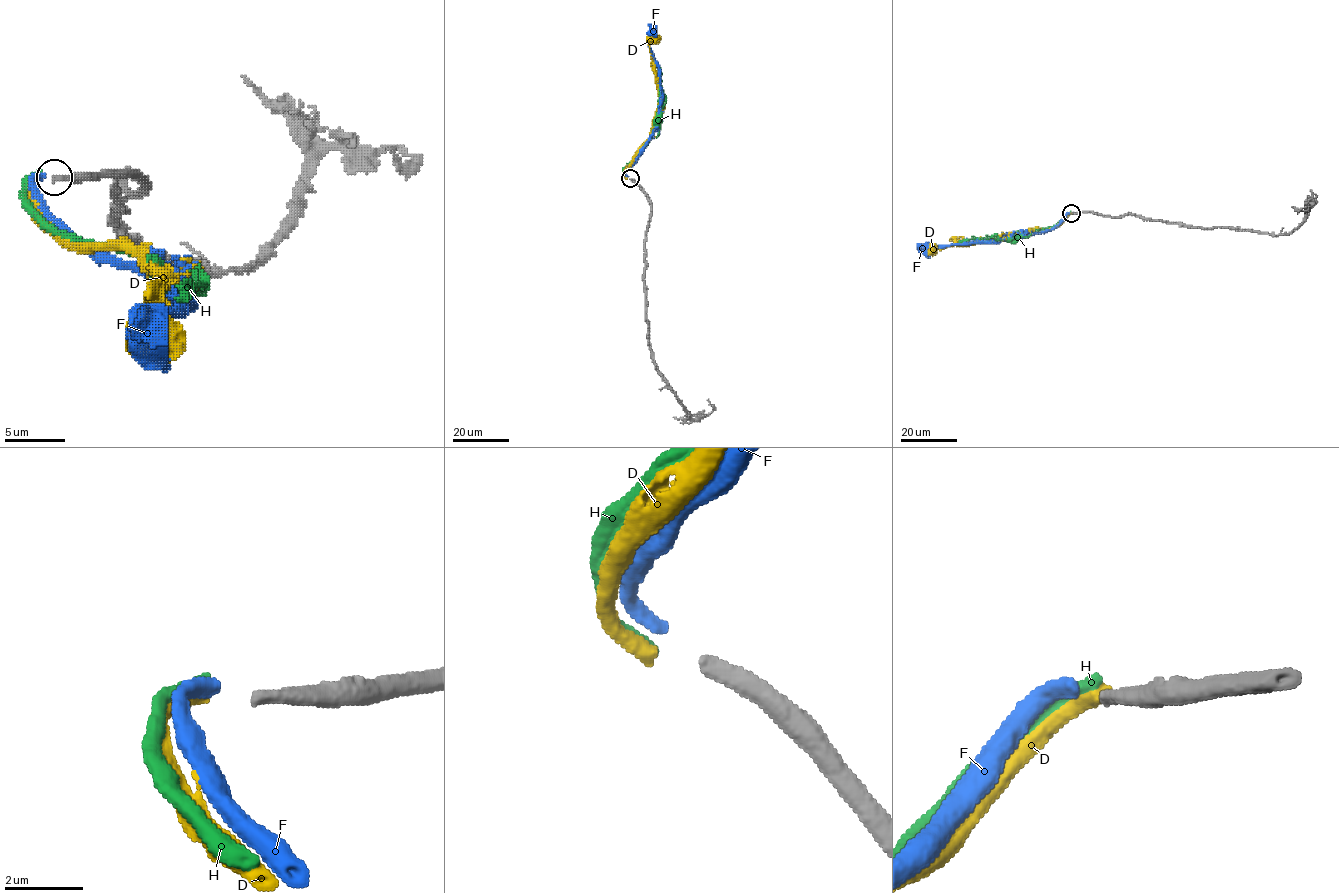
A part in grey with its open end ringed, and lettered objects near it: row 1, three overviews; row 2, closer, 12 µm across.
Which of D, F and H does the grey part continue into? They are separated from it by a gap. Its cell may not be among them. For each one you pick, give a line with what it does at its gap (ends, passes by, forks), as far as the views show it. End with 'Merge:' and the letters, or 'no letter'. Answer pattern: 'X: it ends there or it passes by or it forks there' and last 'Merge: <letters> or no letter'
D: it ends there
Merge: D

